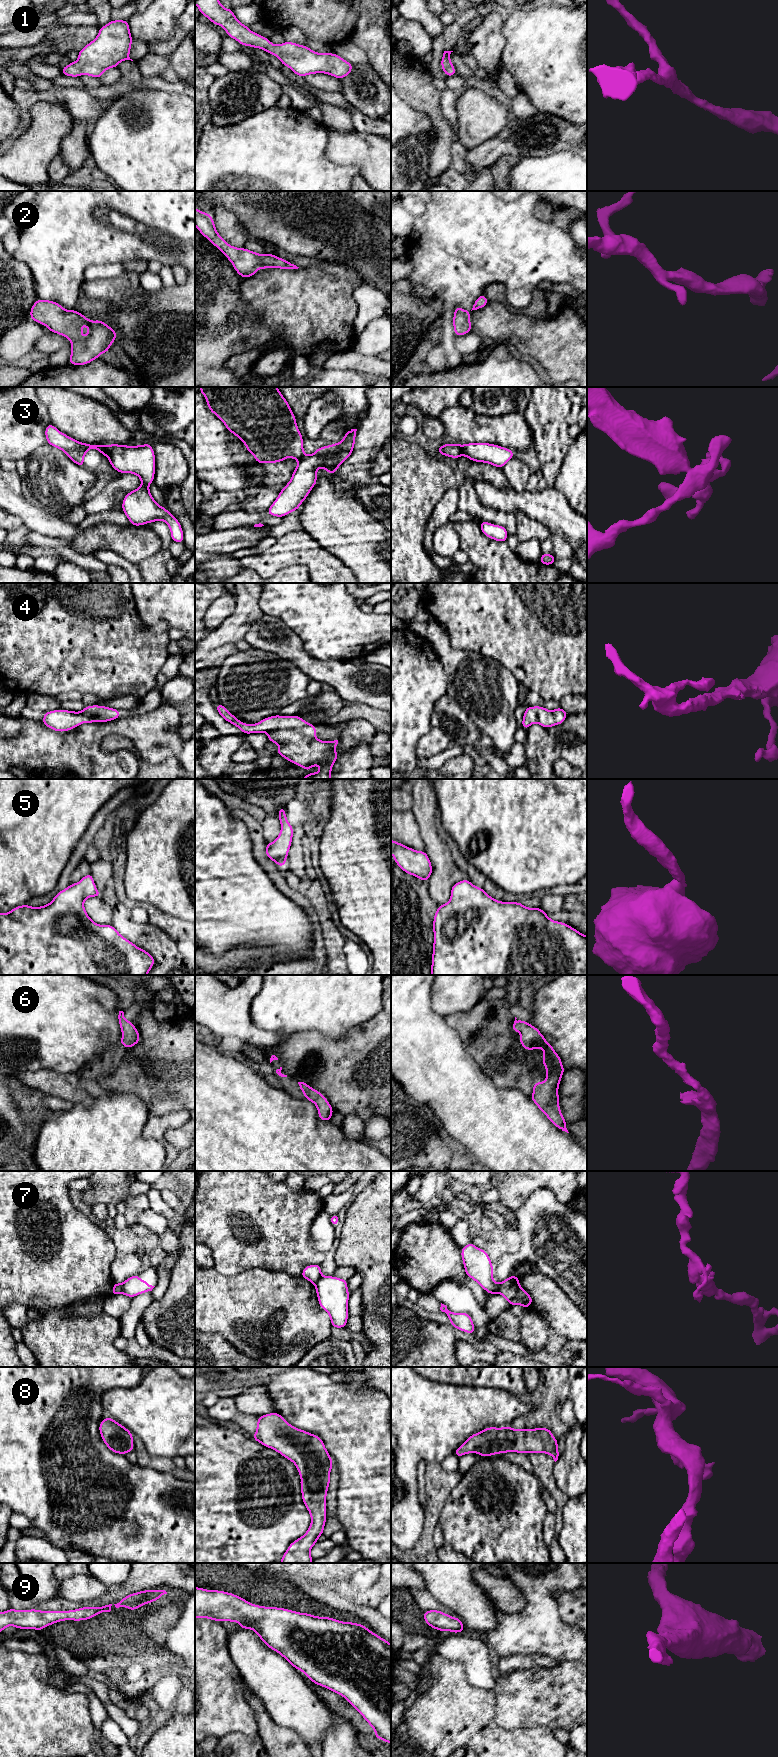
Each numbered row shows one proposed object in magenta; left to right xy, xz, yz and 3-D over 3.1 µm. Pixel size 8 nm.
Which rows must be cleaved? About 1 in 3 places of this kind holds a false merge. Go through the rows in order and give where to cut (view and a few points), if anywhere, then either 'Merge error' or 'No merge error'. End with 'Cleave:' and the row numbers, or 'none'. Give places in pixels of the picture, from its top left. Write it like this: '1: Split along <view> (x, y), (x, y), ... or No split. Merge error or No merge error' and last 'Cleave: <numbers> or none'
1: No split. No merge error
2: No split. No merge error
3: Split along xy (105, 445), (106, 454). Merge error
4: No split. No merge error
5: No split. No merge error
6: No split. No merge error
7: Split along xy (120, 1284), (122, 1293). Merge error
8: No split. No merge error
9: No split. No merge error
Cleave: 3, 7

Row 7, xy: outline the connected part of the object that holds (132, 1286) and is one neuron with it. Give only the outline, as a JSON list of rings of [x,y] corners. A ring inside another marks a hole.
[[[135,1274],[127,1278],[122,1284],[122,1294],[134,1298],[142,1293],[152,1291],[155,1286],[149,1285],[146,1280],[141,1280],[139,1275]]]

